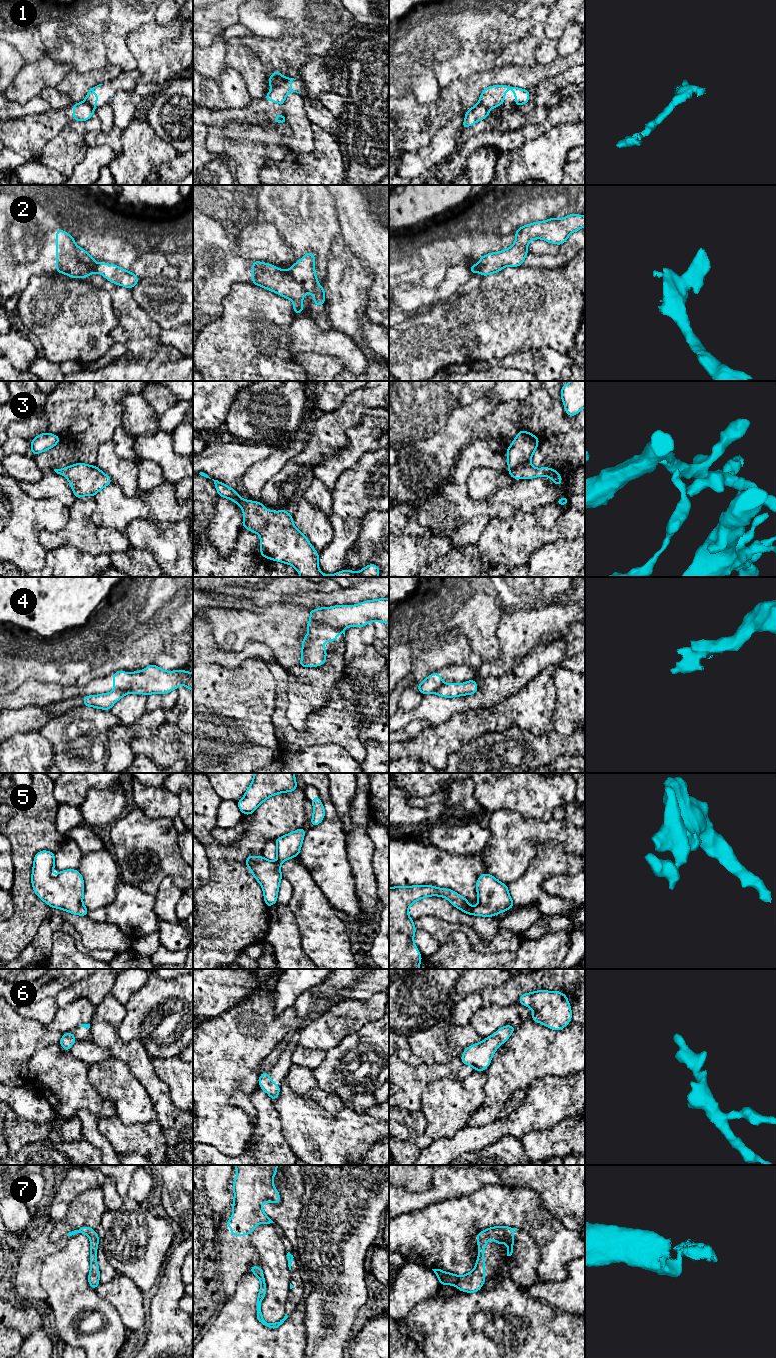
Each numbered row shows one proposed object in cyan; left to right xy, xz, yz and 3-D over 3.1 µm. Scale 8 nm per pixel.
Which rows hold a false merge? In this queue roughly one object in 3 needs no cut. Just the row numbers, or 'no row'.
1, 2, 4

